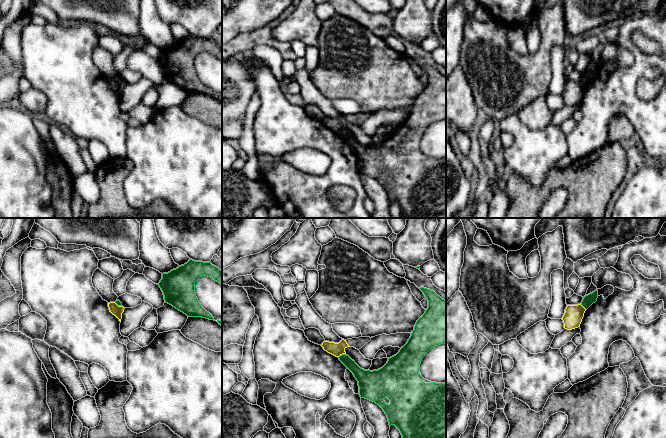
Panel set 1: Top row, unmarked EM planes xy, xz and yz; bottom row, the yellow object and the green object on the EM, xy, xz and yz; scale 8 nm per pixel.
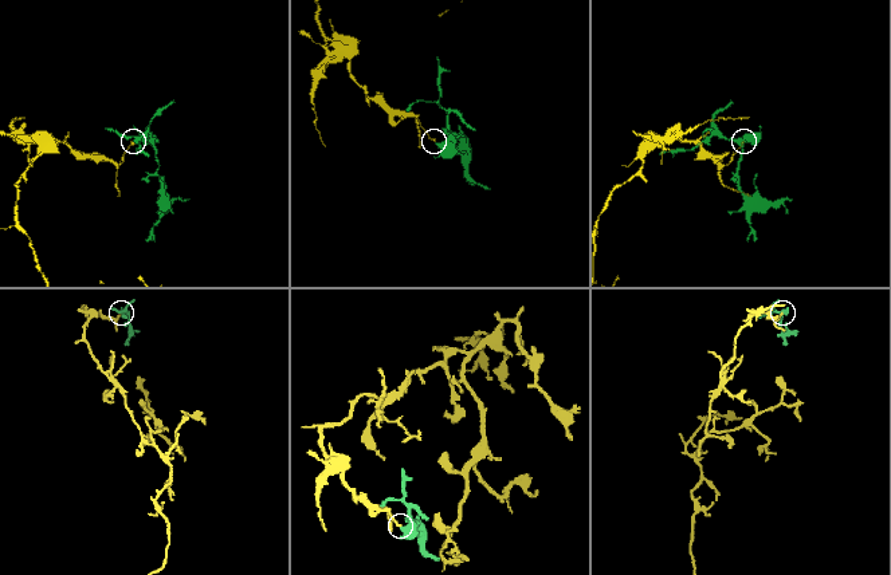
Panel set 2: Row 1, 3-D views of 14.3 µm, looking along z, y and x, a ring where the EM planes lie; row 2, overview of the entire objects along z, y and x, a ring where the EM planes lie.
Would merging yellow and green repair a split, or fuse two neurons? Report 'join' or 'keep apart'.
keep apart

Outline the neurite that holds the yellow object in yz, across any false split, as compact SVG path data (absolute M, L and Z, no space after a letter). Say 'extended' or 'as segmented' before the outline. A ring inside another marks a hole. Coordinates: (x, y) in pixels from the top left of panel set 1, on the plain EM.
as segmented | M567 81L562 93L564 104L572 106L578 104L582 98L586 85L581 81Z

